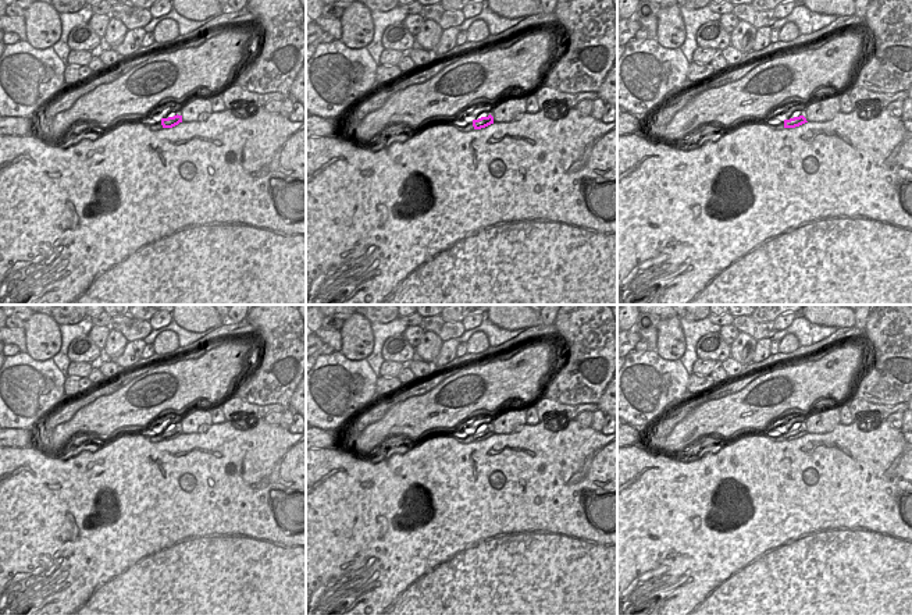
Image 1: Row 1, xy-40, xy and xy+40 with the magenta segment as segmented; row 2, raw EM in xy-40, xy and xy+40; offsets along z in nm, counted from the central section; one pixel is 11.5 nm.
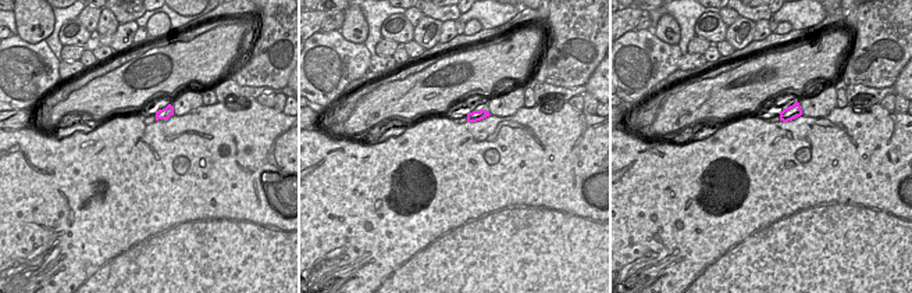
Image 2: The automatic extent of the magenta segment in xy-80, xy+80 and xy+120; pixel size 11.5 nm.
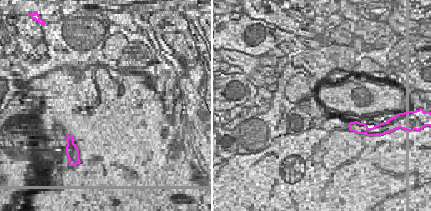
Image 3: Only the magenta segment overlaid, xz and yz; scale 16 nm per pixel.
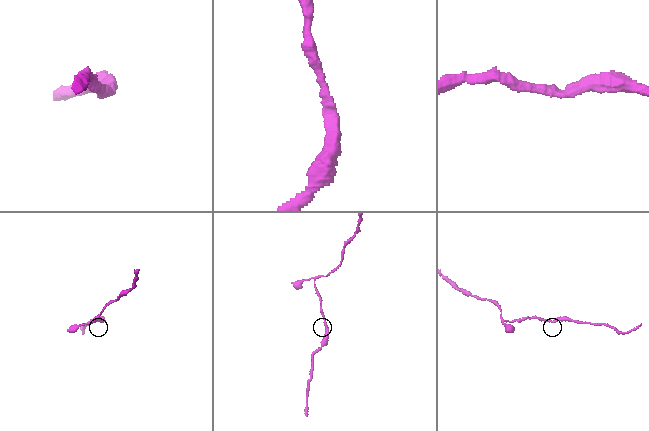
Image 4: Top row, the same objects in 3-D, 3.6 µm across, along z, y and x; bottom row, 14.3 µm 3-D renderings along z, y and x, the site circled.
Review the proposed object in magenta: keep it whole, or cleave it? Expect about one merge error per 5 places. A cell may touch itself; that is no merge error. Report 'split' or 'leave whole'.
leave whole

